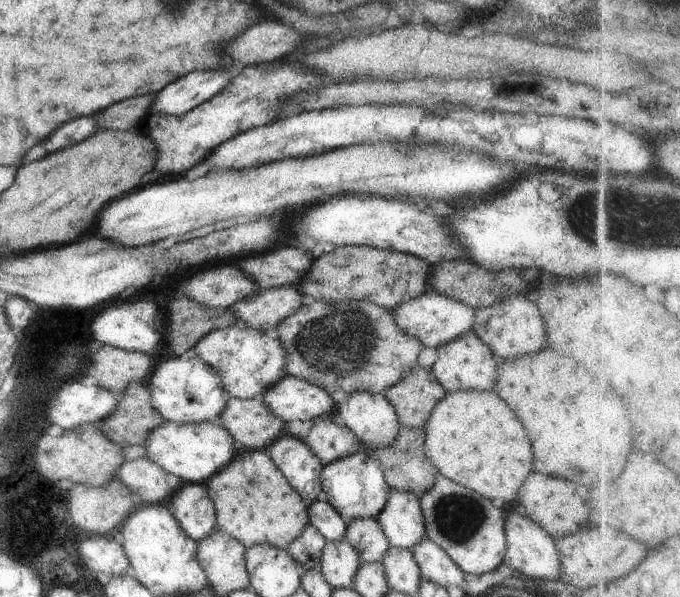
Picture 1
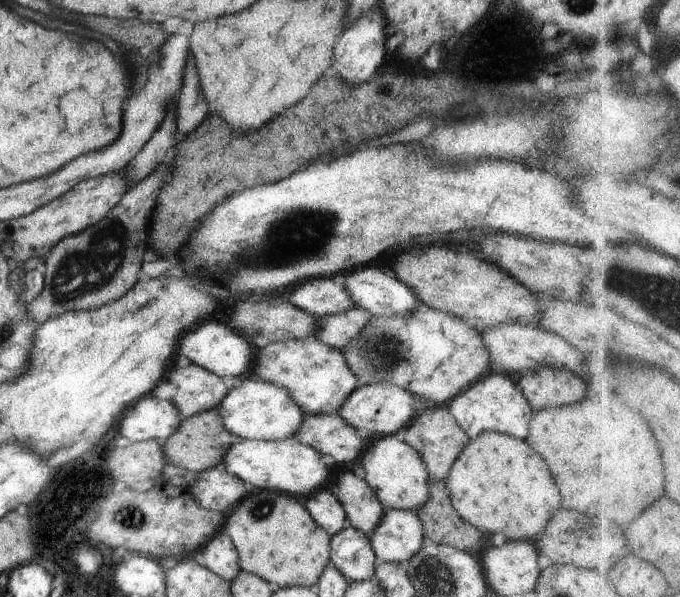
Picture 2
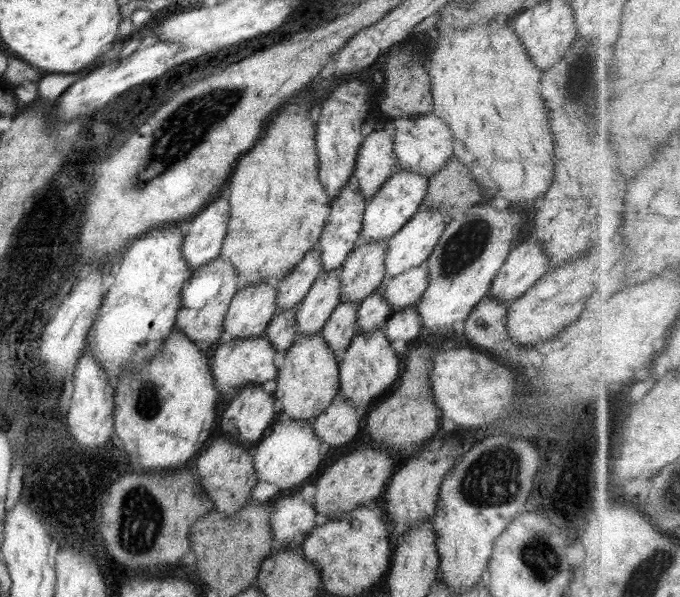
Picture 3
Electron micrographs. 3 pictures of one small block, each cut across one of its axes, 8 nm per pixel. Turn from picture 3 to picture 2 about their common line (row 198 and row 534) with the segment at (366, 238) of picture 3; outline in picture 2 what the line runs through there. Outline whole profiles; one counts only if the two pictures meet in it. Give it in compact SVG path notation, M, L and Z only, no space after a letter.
M387 509L378 526L367 534L378 564L394 561L406 564L426 538L417 512L408 509Z

